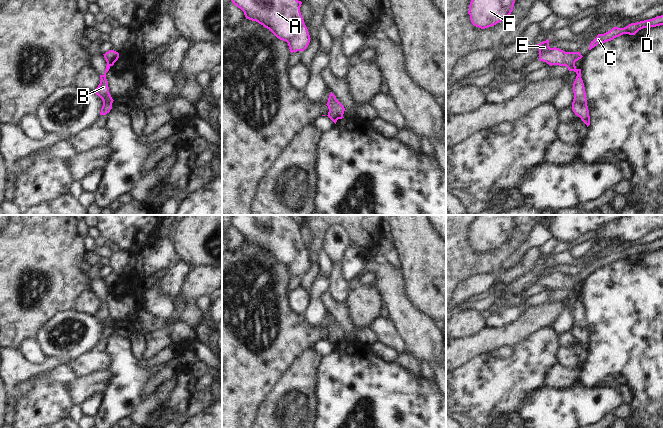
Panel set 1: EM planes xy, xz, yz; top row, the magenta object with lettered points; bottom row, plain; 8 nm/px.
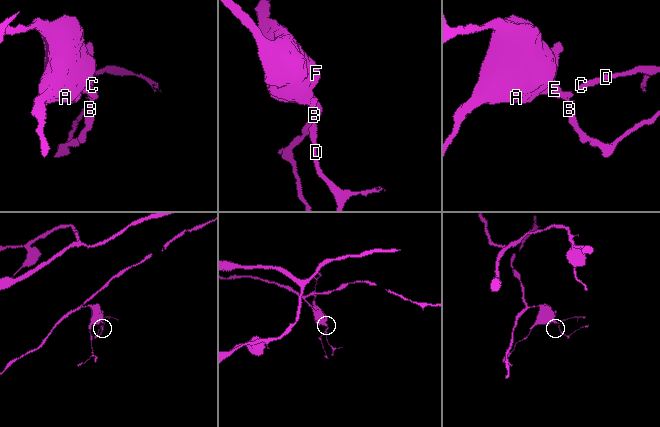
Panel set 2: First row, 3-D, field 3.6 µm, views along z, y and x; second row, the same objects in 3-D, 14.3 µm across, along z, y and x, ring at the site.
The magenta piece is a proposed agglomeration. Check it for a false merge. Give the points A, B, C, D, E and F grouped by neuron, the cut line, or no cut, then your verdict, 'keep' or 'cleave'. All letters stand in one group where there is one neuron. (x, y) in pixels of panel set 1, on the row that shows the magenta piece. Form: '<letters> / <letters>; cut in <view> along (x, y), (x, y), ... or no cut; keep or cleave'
A C D E F / B; cut in yz along (574, 63), (568, 69); cleave

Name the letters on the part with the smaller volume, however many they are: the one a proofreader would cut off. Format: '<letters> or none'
B

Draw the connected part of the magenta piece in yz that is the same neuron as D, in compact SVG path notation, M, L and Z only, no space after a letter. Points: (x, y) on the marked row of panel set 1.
M663 15L657 16L655 18L640 21L637 23L631 23L624 28L614 27L610 31L604 34L598 34L597 37L591 41L589 50L597 46L598 44L605 43L619 37L623 34L635 35L639 30L643 28L651 28L663 25Z

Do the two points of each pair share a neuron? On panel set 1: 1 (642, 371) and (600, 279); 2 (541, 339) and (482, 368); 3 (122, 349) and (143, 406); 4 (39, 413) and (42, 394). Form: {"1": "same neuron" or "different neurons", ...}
{"1": "same neuron", "2": "same neuron", "3": "different neurons", "4": "same neuron"}

